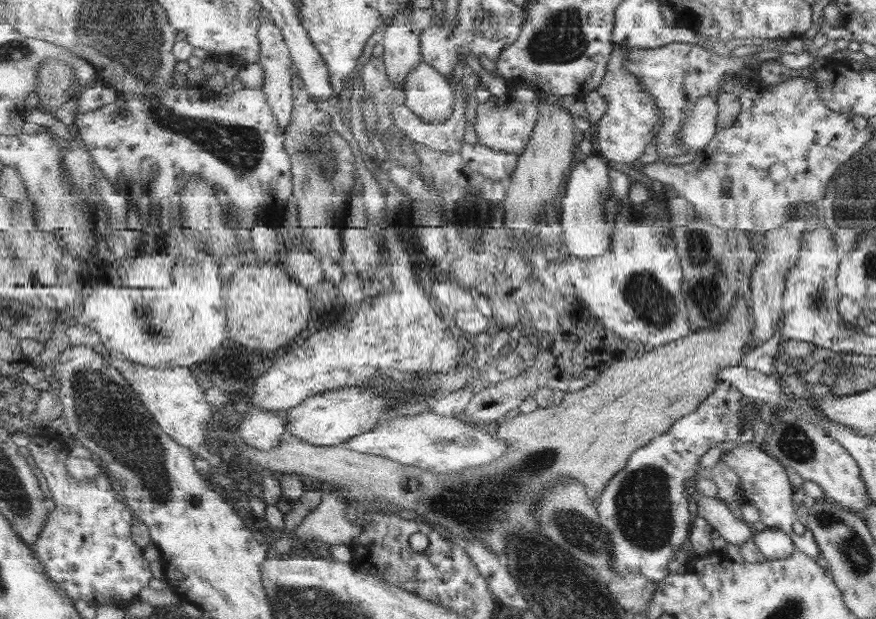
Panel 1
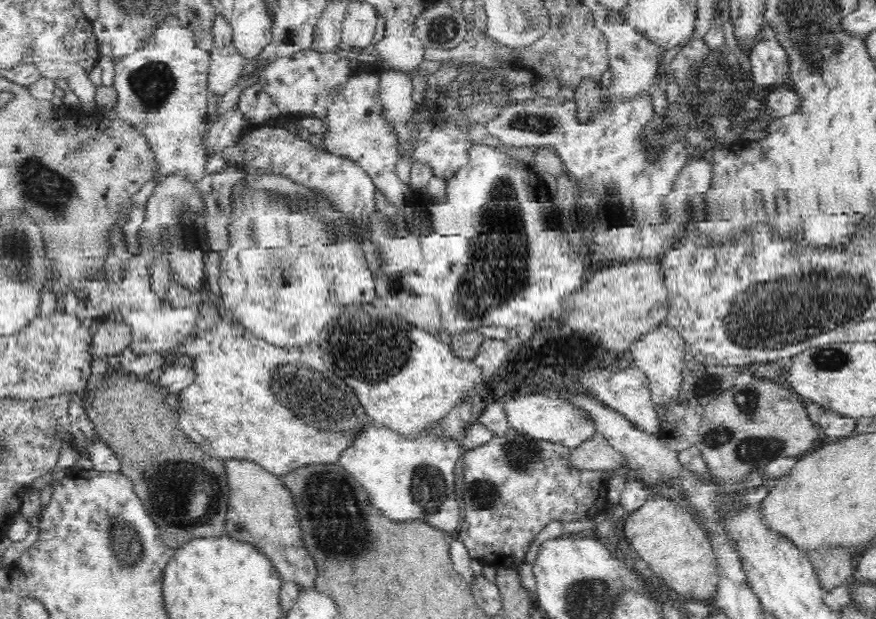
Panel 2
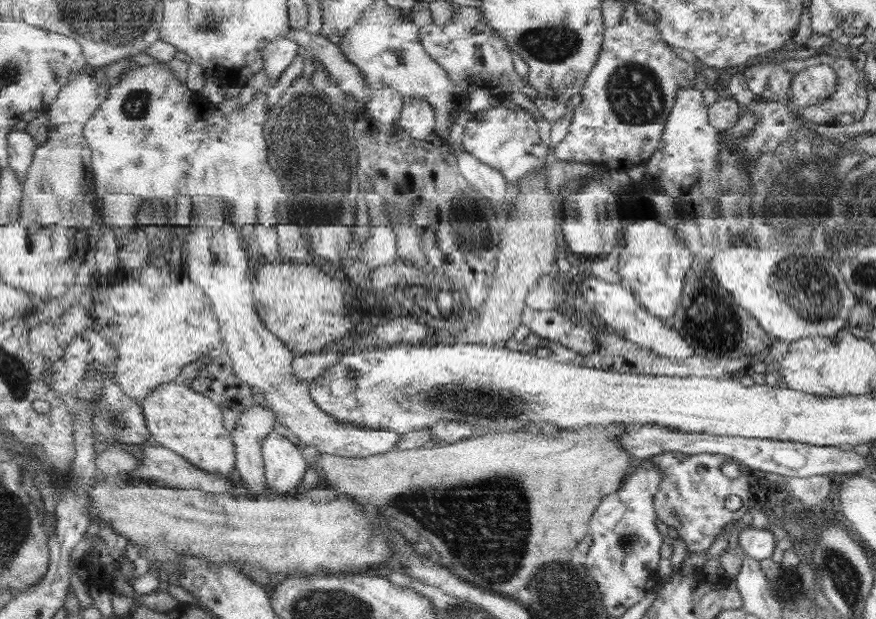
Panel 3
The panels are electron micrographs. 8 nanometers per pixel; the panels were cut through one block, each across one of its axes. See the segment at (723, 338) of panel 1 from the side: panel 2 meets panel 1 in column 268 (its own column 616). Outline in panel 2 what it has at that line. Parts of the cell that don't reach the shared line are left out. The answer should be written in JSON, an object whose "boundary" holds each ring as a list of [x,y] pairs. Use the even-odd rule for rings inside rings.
{"boundary":[[[598,433],[571,449],[569,461],[574,468],[606,473],[611,473],[625,464],[623,454],[612,448],[605,436]]]}

